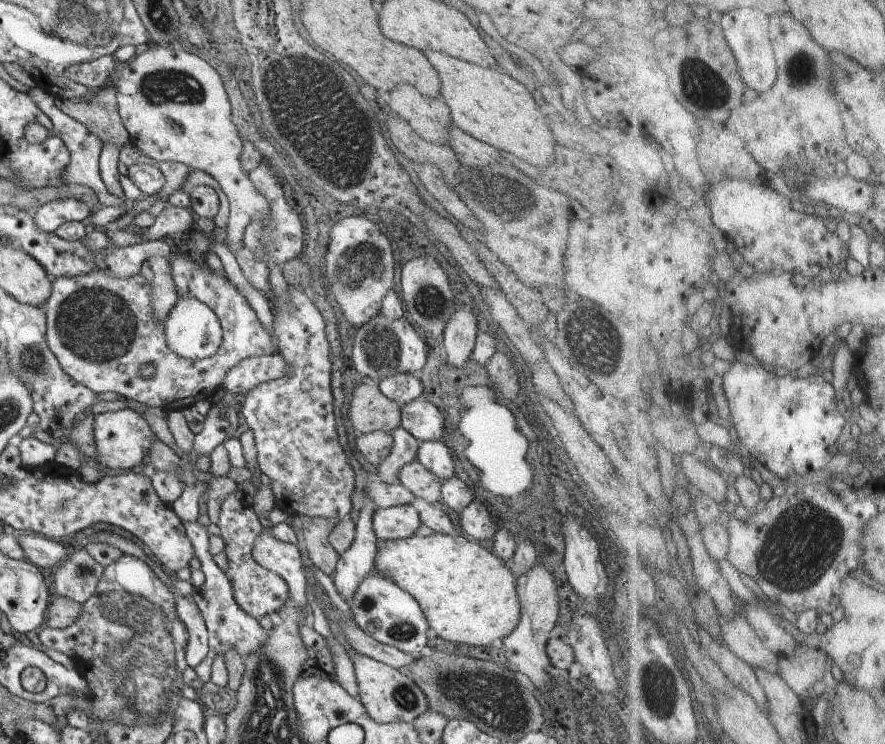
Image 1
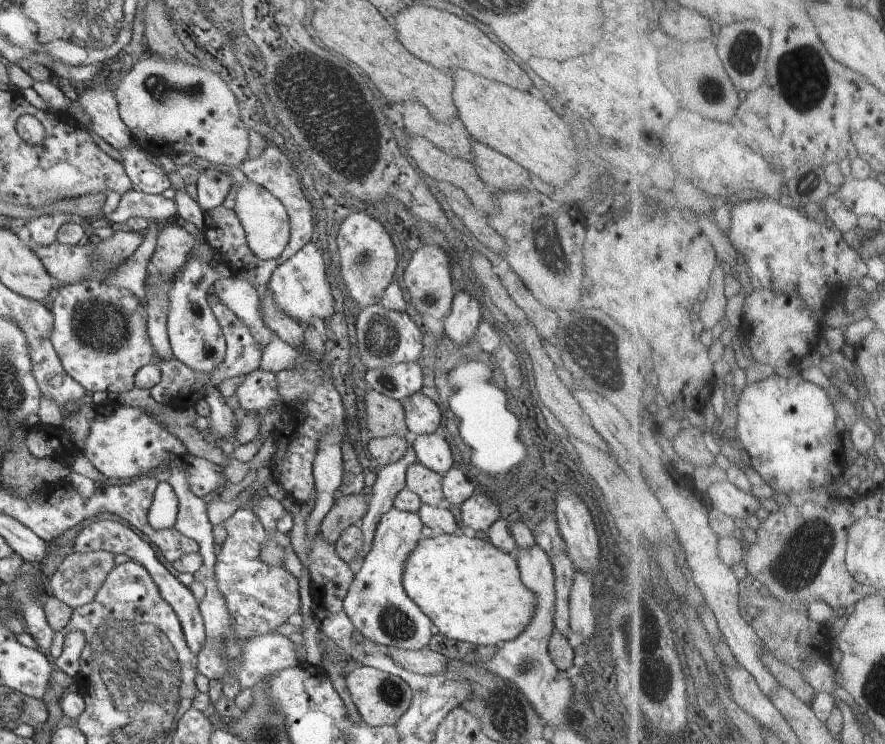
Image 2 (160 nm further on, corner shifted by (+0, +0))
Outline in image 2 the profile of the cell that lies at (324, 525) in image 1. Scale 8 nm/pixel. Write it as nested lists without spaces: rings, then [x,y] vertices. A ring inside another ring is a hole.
[[[360,492],[356,496],[350,494],[350,496],[335,499],[334,506],[321,522],[320,536],[326,542],[335,544],[353,521],[360,520],[364,516],[369,504],[366,502],[367,497],[363,492]]]

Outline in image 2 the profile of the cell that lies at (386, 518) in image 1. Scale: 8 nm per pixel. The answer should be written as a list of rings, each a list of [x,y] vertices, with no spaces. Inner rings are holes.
[[[392,507],[381,516],[370,550],[353,573],[343,600],[344,612],[352,624],[368,639],[391,649],[417,651],[427,647],[435,632],[433,622],[406,594],[402,584],[408,555],[418,546],[423,522],[416,512]]]

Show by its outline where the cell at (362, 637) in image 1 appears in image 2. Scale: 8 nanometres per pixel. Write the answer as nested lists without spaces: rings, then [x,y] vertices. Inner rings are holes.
[[[428,647],[417,651],[391,649],[388,654],[402,668],[422,676],[442,674],[447,669],[447,658]]]

